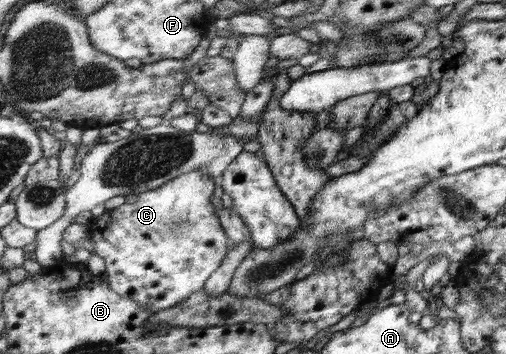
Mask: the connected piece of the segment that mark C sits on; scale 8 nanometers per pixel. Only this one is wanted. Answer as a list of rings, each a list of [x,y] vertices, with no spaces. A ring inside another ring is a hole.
[[[192,170],[157,189],[130,194],[121,207],[106,210],[101,216],[93,218],[88,225],[89,238],[94,241],[93,253],[105,261],[104,276],[108,278],[110,288],[122,296],[138,300],[140,306],[156,313],[185,301],[194,291],[205,287],[206,281],[225,261],[228,253],[228,237],[212,204],[214,191],[216,185],[208,172]]]

